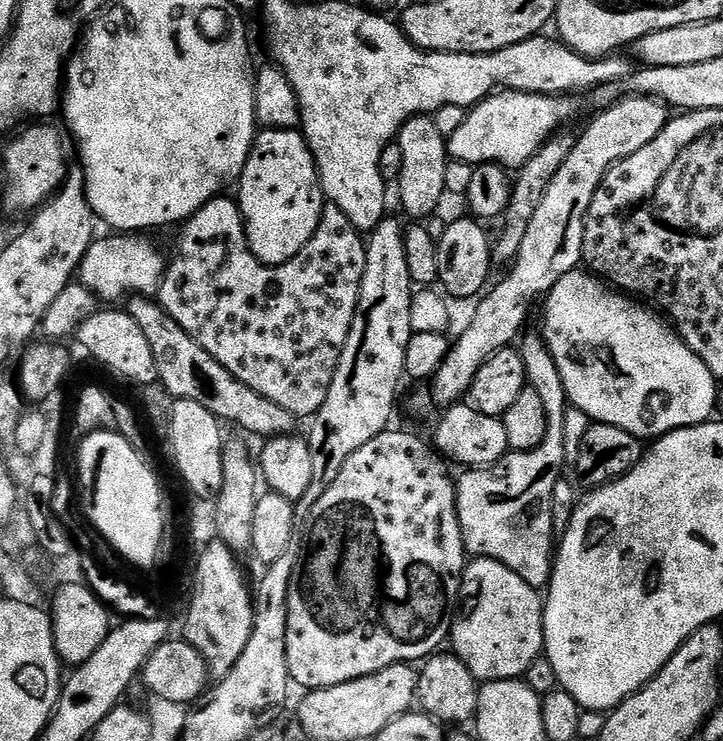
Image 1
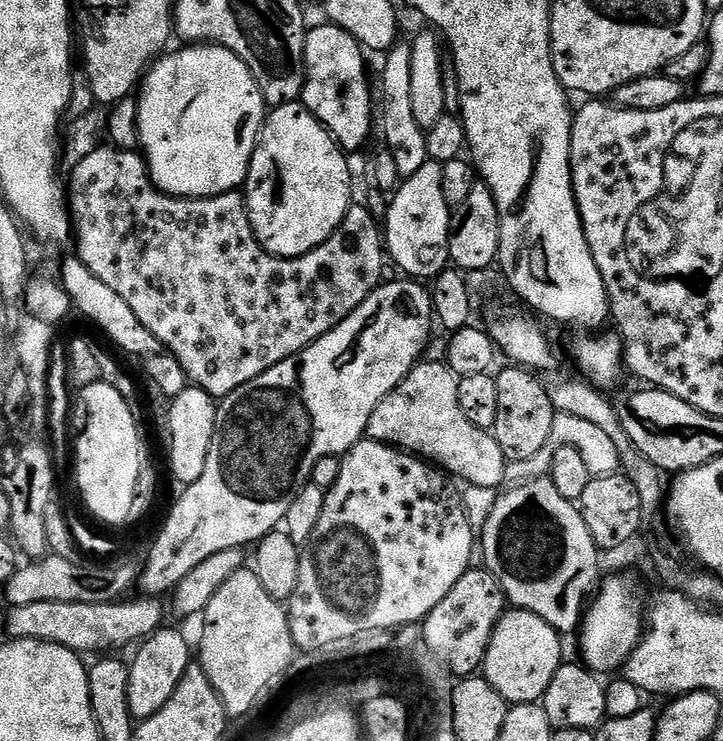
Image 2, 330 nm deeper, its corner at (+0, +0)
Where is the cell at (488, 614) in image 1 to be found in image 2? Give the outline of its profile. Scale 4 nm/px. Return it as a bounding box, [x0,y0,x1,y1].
[482,610,561,705]

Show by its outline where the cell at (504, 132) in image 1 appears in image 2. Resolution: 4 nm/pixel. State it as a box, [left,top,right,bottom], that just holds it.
[382,160,453,282]

